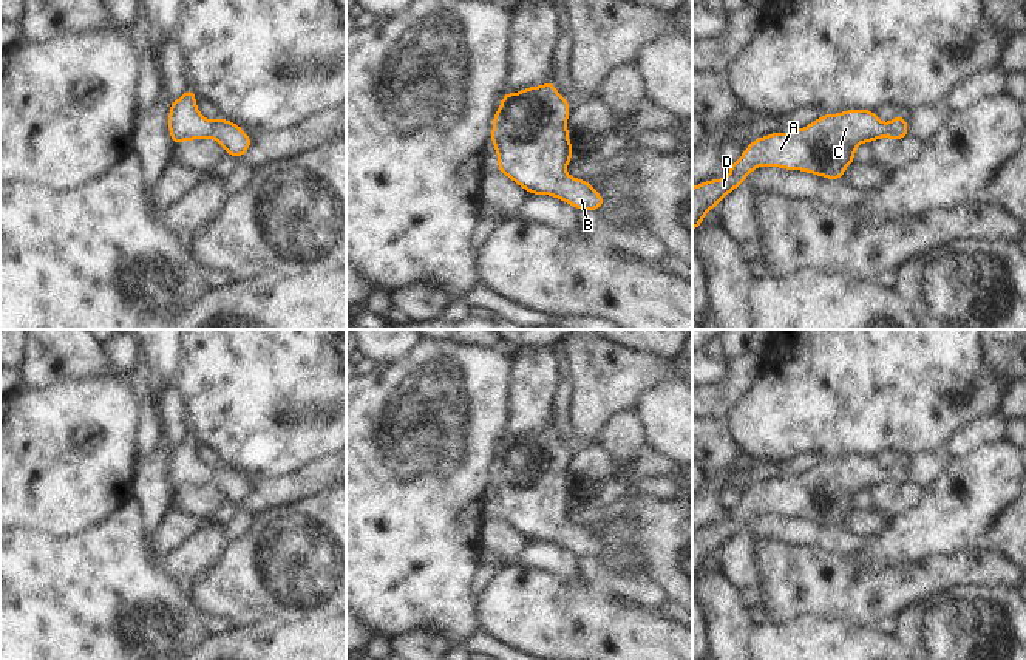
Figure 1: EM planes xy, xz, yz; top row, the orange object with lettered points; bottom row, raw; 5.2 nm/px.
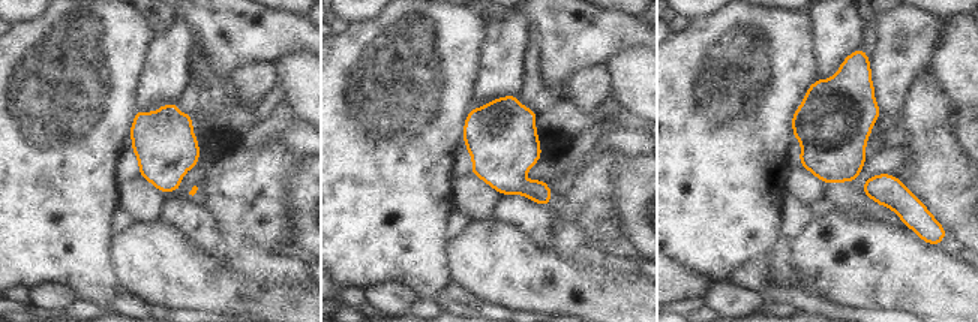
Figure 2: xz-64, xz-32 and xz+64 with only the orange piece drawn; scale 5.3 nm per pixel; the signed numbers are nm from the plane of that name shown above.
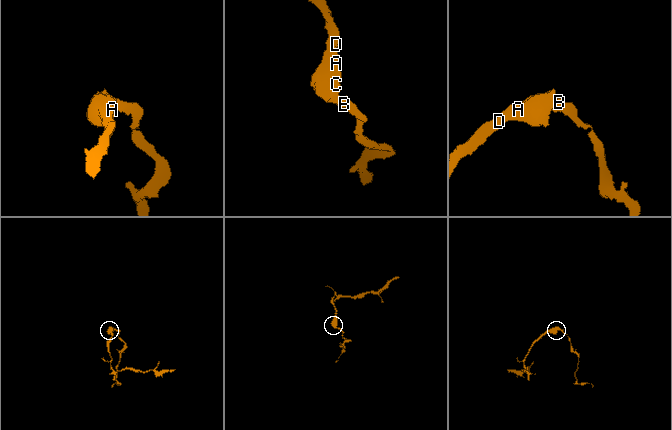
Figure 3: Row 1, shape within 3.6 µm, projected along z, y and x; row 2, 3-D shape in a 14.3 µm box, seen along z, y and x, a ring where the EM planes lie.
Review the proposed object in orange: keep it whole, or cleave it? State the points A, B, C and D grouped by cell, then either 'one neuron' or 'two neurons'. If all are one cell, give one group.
groups A B C D; one neuron

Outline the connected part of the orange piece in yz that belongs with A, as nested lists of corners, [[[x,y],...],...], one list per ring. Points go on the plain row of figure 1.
[[[845,456],[820,461],[817,467],[790,479],[776,478],[757,484],[729,510],[729,522],[692,533],[692,575],[700,575],[705,561],[745,530],[745,524],[756,513],[771,512],[802,516],[830,527],[844,526],[844,516],[854,509],[854,498],[861,488],[871,490],[881,484],[899,487],[909,482],[904,461],[884,470],[876,458]]]

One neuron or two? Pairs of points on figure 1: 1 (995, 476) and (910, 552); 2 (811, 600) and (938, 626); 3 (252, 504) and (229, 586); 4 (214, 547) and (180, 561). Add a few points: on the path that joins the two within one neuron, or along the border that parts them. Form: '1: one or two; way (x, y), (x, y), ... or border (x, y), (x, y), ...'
1: one; way (974, 496), (932, 530)
2: two; border (932, 597), (906, 608), (900, 614)
3: two; border (289, 506), (254, 517)
4: one; way (206, 547), (187, 560)

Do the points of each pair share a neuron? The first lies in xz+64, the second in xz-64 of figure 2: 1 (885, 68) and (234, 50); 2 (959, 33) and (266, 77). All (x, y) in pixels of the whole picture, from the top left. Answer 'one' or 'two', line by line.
1: one
2: two

